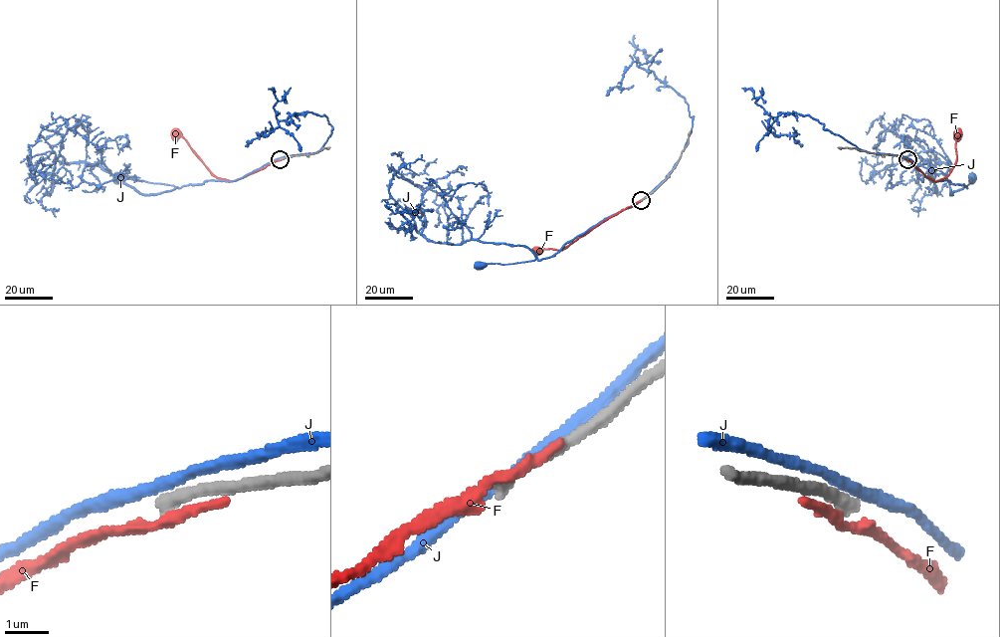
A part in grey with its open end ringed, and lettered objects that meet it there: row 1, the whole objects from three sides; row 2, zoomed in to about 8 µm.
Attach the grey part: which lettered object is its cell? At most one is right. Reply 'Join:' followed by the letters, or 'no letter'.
Join: no letter

